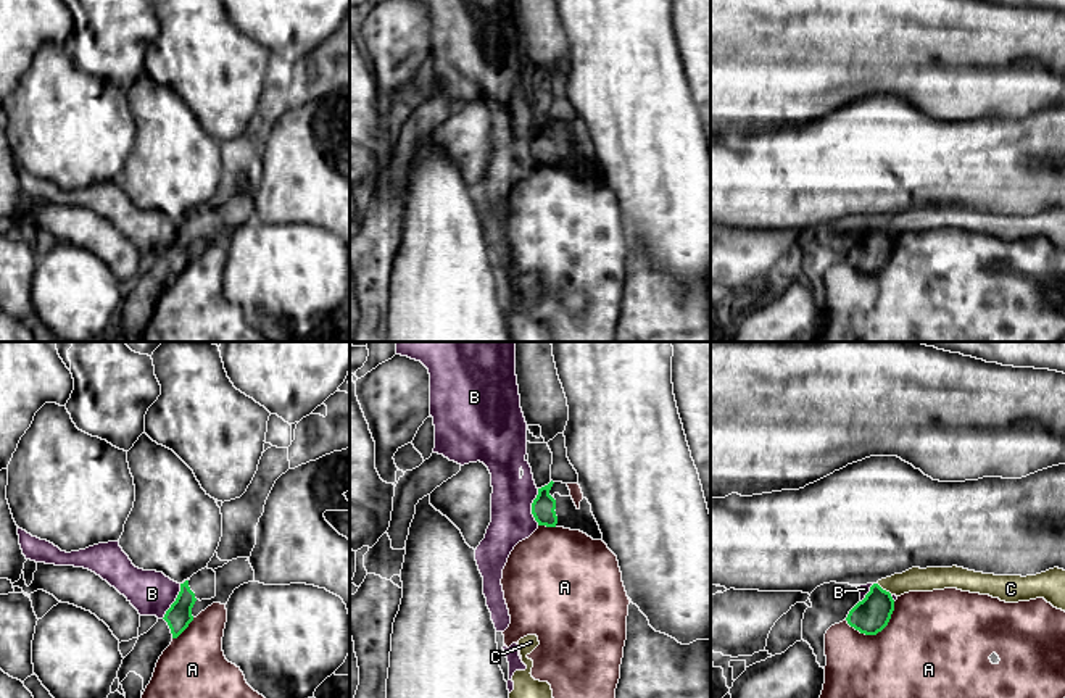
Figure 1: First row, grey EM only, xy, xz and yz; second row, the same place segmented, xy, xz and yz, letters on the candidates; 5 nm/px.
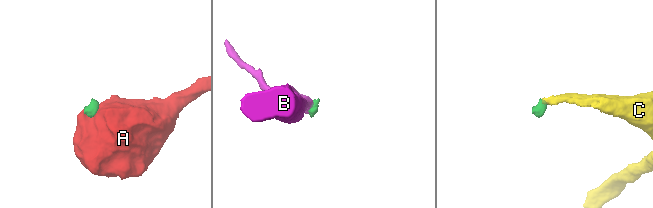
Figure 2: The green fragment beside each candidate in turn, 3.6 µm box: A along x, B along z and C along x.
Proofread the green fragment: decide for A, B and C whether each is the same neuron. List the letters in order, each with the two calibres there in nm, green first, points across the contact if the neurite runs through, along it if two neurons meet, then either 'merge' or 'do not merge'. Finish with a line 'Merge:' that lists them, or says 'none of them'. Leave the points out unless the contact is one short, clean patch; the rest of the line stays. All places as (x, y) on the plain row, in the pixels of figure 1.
A: 180 nm thick on the green side, 500 nm on the other; border along yz (895, 240), (890, 260), (875, 273), (861, 273), (846, 261); do not merge
B: 120 nm thick on the green side, 200 nm on the other; border along xz (538, 128), (532, 142), (532, 155), (537, 163); do not merge
C: 180 nm thick on the green side, 120 nm on the other; border along yz (877, 221), (891, 232); do not merge
Merge: none of them

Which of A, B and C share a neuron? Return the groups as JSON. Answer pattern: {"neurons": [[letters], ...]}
{"neurons": [["A"], ["B", "C"]]}

